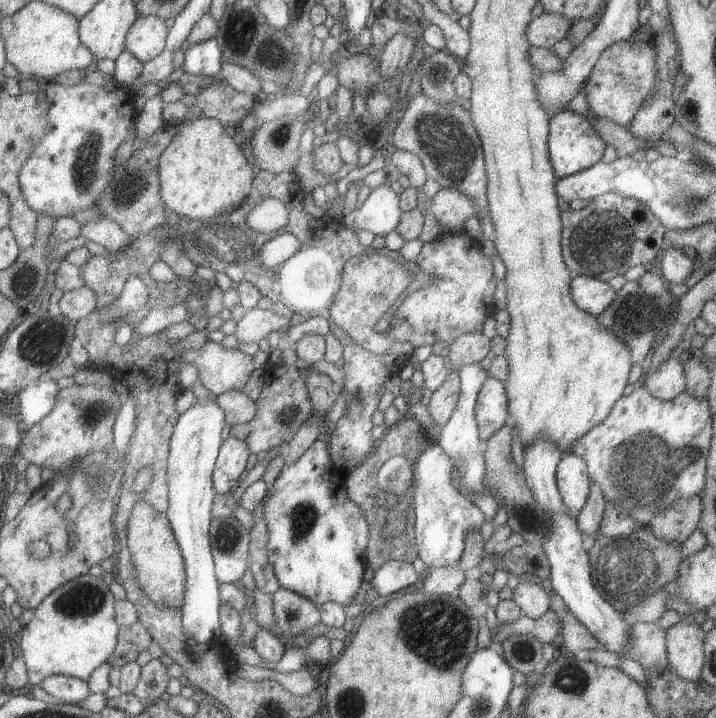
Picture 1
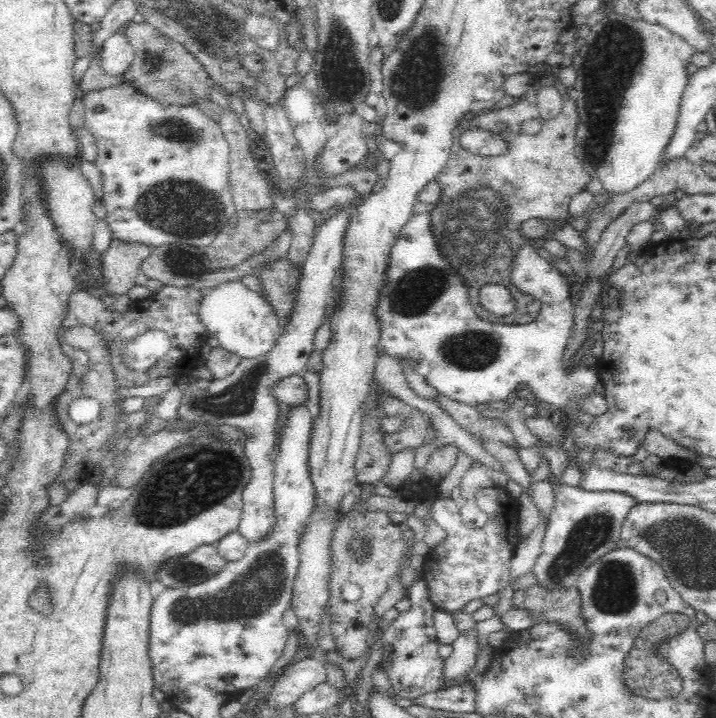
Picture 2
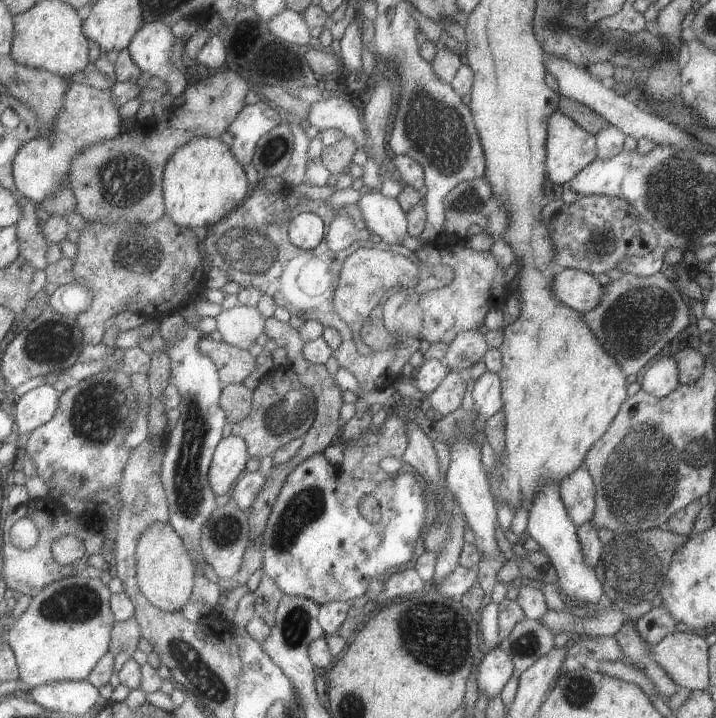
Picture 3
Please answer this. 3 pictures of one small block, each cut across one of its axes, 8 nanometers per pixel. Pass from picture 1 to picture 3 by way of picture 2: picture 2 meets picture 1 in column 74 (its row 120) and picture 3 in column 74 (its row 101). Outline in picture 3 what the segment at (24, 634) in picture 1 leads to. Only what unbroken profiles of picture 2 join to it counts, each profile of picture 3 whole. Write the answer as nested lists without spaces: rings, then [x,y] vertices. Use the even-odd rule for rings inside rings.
[[[85,573],[61,578],[47,586],[32,598],[27,610],[15,620],[8,632],[8,643],[19,662],[21,682],[31,689],[61,681],[87,681],[95,666],[112,645],[112,634],[116,625],[112,609],[112,590],[99,578],[90,578]]]

